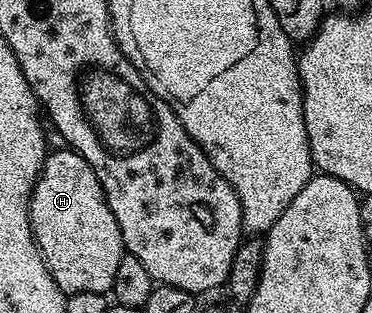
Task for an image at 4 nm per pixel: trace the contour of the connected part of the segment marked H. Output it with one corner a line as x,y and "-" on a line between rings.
60,147
60,150
49,152
40,169
40,178
32,189
32,198
28,204
28,222
32,228
32,237
40,249
42,259
54,279
54,283
65,293
81,293
94,291
107,294
114,283
114,274
118,271
118,263
126,255
122,231
118,227
118,219
114,219
114,211
110,211
104,188
96,177
96,172
82,159
82,155
73,149

